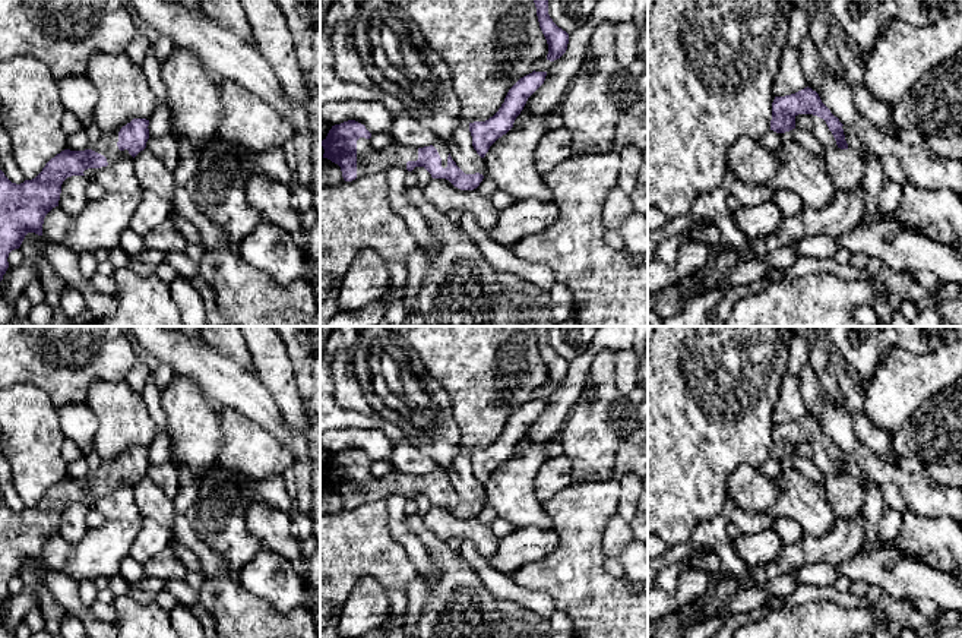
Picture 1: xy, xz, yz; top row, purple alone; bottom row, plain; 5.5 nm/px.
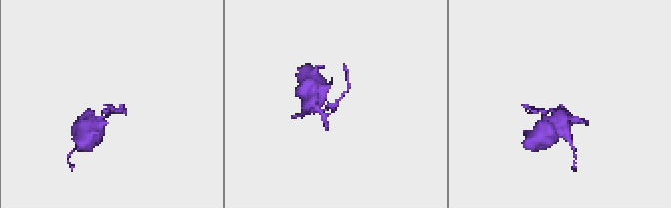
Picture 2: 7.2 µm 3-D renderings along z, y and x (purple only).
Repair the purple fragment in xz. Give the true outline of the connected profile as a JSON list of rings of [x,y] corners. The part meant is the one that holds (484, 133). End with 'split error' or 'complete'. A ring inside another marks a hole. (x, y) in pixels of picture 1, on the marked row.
[[[532,72],[520,78],[507,92],[499,111],[485,121],[469,123],[472,146],[484,158],[490,146],[506,135],[523,110],[528,98],[544,83],[547,72]]]; complete

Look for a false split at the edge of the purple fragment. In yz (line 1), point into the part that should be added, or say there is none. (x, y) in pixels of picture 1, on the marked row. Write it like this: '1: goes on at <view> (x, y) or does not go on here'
1: does not go on here

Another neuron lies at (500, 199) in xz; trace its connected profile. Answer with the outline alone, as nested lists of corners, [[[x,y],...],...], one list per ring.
[[[500,189],[491,195],[490,200],[499,212],[516,202],[513,196]]]

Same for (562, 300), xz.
[[[554,284],[550,293],[550,315],[556,323],[561,323],[573,316],[575,297],[563,284]]]

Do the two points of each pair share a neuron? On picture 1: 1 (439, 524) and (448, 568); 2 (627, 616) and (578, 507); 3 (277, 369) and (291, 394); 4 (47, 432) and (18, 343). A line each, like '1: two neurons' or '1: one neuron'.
1: two neurons
2: one neuron
3: one neuron
4: two neurons

